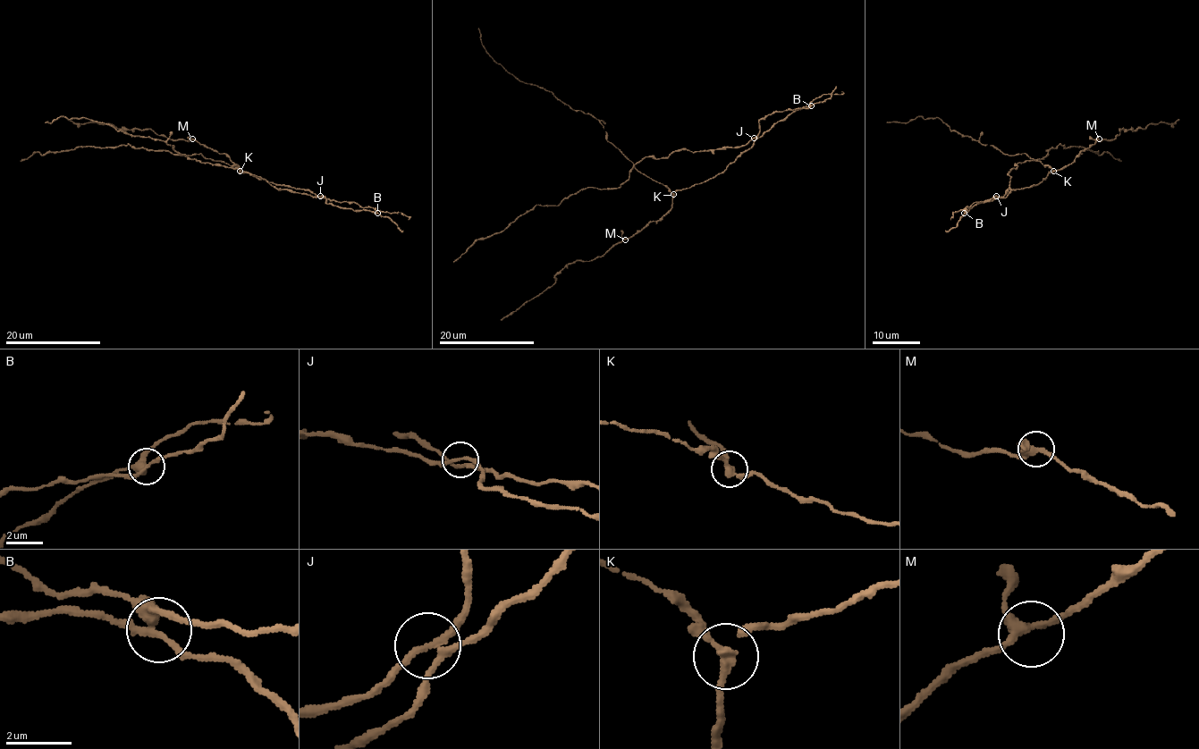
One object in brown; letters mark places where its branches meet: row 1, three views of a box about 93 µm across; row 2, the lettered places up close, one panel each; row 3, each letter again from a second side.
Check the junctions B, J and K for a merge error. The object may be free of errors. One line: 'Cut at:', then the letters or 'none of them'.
Cut at: none of them

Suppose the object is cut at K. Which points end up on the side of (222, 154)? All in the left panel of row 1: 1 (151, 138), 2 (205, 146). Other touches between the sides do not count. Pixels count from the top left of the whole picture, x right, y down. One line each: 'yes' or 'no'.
1: no
2: yes

